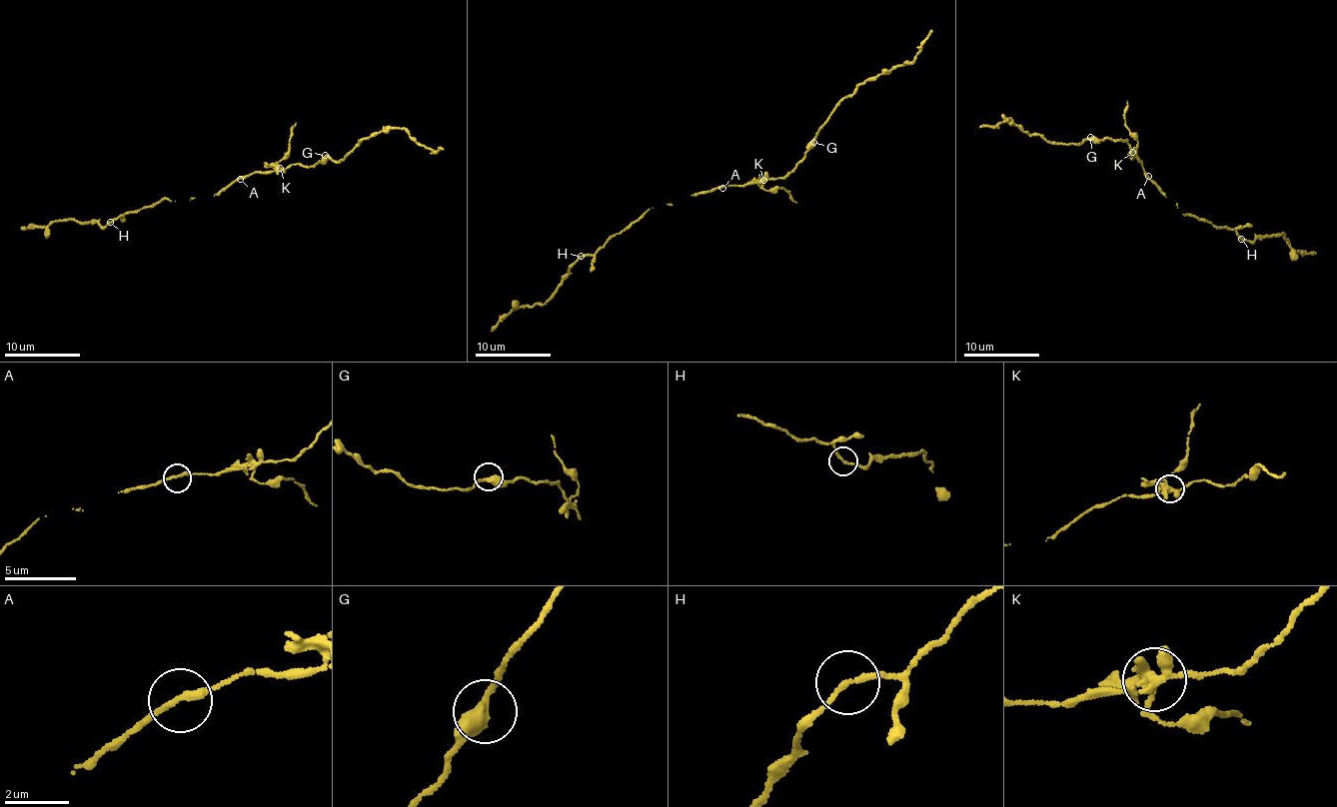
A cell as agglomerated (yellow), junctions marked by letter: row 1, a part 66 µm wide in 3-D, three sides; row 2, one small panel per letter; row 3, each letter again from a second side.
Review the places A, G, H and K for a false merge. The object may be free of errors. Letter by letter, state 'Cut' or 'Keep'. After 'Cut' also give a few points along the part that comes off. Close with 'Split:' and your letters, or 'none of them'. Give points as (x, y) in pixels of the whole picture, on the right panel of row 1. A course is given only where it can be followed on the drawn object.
A: Keep
G: Keep
H: Keep
K: Cut. Course of the part to remove: (1132, 152), (1138, 143), (1126, 126), (1126, 100)
Split: K

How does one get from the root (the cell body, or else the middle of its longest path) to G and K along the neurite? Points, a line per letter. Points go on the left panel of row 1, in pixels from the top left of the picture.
G: (239, 178), (298, 163), (315, 166), (323, 162), (325, 155)
K: (239, 178), (280, 168)

